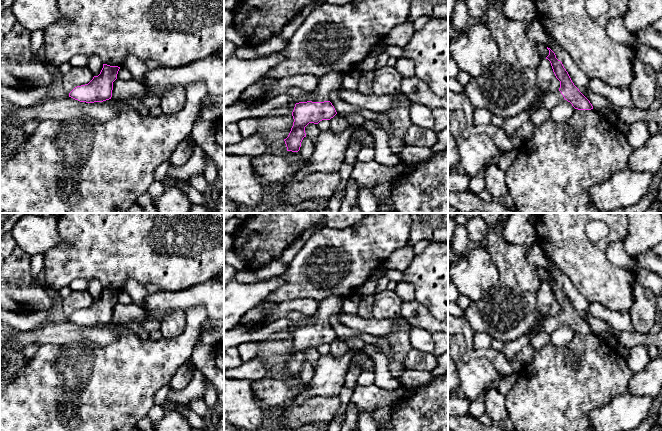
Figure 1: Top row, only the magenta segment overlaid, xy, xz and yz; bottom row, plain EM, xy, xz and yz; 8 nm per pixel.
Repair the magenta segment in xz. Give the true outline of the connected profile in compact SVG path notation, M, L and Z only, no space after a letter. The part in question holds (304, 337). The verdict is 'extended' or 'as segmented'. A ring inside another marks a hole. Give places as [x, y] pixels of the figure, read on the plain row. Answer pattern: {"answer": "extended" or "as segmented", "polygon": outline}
{"answer": "extended", "polygon": "M331 295L318 304L317 312L313 315L314 322L311 325L295 328L292 340L294 343L291 355L284 363L287 375L298 376L301 366L306 361L305 351L309 347L318 348L322 344L330 344L337 336L328 324L331 315L342 312L343 297Z"}

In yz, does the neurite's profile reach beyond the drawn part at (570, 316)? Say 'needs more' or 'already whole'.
needs more

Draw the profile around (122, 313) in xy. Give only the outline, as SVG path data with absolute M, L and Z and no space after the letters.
M117 302L113 306L112 323L115 325L125 325L130 320L144 321L148 312L136 304L121 304Z

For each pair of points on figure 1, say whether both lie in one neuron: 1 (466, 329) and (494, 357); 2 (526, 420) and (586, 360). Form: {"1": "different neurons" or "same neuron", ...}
{"1": "same neuron", "2": "same neuron"}

